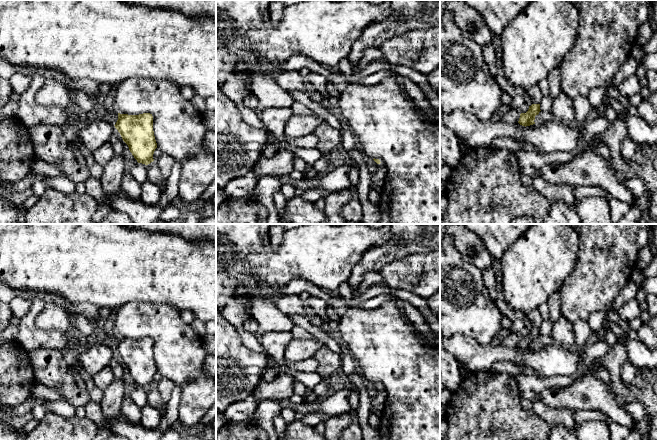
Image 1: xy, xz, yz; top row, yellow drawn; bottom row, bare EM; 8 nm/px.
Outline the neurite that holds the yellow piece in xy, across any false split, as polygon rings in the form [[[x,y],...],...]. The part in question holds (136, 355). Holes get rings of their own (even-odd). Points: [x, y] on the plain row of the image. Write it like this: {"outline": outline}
{"outline": [[[118,337],[118,344],[114,350],[138,387],[148,389],[154,385],[153,378],[157,367],[153,355],[152,338]]]}

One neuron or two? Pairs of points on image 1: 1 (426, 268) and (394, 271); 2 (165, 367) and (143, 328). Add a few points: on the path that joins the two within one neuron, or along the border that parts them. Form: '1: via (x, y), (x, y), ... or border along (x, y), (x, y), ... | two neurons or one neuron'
1: via (418, 271), (402, 271) | one neuron
2: via (165, 356), (165, 345), (154, 334) | one neuron

